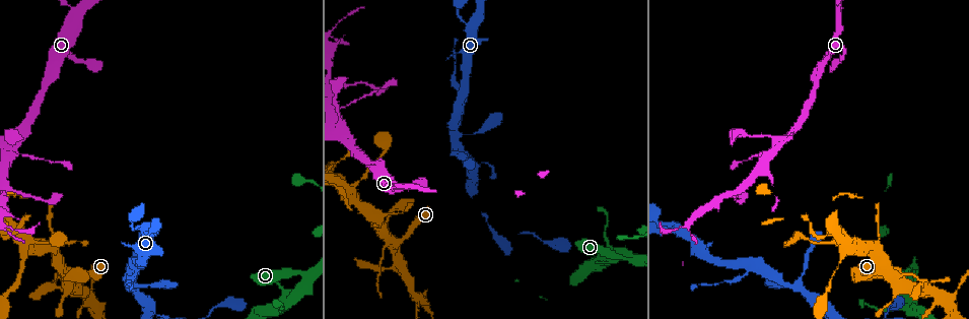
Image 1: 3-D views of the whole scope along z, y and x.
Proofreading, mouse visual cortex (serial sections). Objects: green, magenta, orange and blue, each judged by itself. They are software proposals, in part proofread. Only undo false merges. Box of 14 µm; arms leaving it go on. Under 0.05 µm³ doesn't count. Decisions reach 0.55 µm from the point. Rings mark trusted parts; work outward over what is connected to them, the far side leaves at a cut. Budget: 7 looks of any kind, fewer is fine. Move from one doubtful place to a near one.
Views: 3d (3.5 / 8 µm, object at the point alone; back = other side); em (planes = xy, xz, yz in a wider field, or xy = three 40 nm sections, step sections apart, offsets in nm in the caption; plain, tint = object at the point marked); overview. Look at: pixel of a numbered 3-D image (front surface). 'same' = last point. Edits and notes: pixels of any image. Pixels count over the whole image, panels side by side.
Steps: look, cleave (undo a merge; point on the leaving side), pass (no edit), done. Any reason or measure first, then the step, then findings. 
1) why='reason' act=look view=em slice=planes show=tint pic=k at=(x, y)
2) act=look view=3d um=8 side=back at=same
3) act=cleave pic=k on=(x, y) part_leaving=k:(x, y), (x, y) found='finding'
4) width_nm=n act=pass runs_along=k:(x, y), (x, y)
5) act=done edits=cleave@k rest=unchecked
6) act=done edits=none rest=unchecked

why='narrows sharply' act=look view=3d um=3.5 pic=1 at=(465, 93)

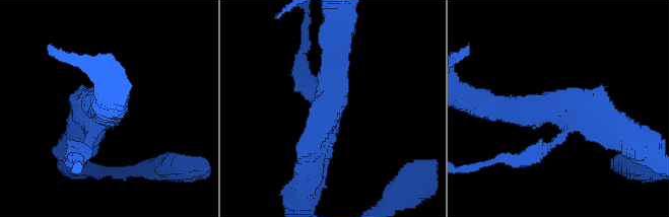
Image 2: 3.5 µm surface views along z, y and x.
arms=3 arm_widths_nm=150,400,400 why='shape alone is not enough' act=look view=em slice=xy step=3 show=tint pic=2 at=(557, 106)

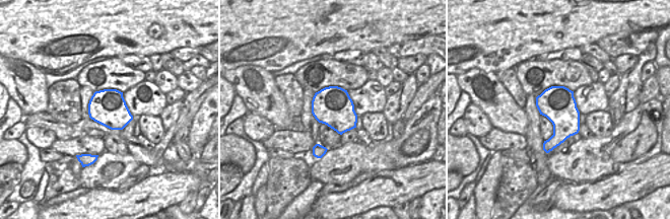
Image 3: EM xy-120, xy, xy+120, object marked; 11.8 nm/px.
act=pass found='one cell here'

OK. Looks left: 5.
why='calibre changes' act=look view=3d um=3.5 pic=1 at=(15, 154)

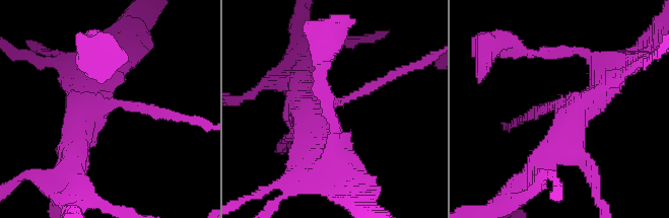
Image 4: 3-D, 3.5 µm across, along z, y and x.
arm_widths_nm=150,400 why='shape alone is not enough' act=look view=em slice=xy step=5 show=tint pic=4 at=(340, 100)

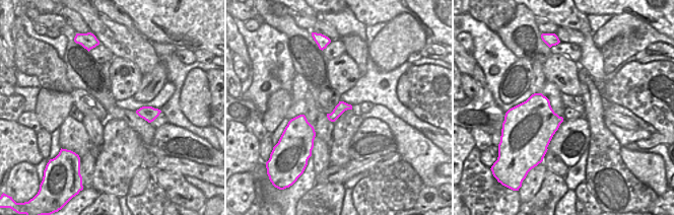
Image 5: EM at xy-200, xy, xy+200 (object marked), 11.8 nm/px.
act=pass runs_along=4:(314, 146), (311, 120), (398, 73) found='one cell here'

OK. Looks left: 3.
why='four-way junction' act=look view=3d um=3.5 side=back pic=1 at=(414, 294)

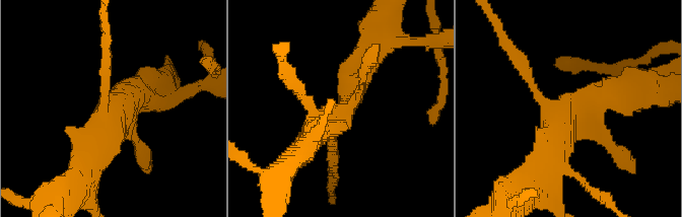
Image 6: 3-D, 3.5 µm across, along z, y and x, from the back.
arms=4 arm_widths_nm=150,150,450,500 why='now the EM' act=look view=em slice=xy step=2 show=tint pic=6 at=(336, 113)

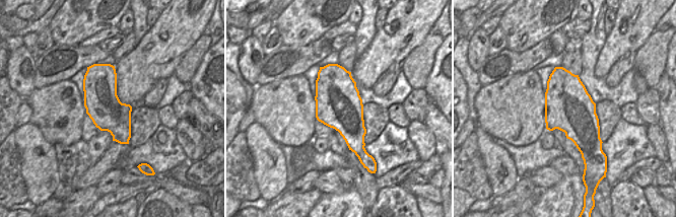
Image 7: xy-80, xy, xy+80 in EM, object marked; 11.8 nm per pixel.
act=pass runs_along=6:(618, 93), (569, 102), (541, 165) found='one cell here'

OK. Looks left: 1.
act=done edits=none rest=unchecked

